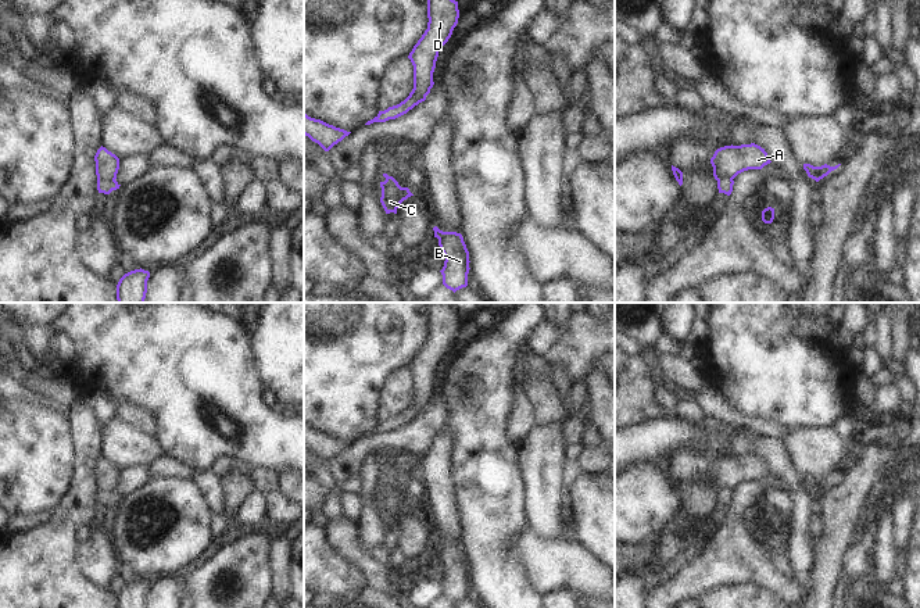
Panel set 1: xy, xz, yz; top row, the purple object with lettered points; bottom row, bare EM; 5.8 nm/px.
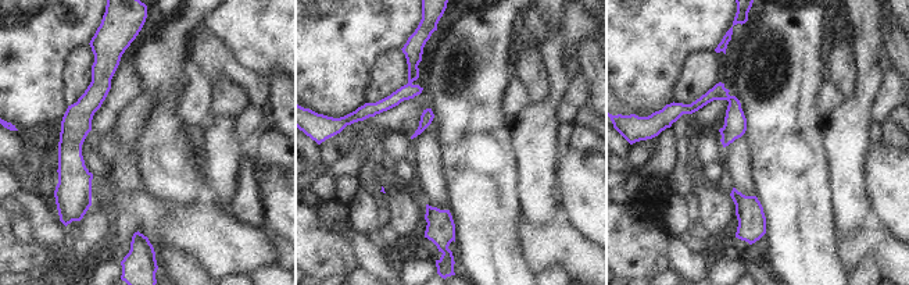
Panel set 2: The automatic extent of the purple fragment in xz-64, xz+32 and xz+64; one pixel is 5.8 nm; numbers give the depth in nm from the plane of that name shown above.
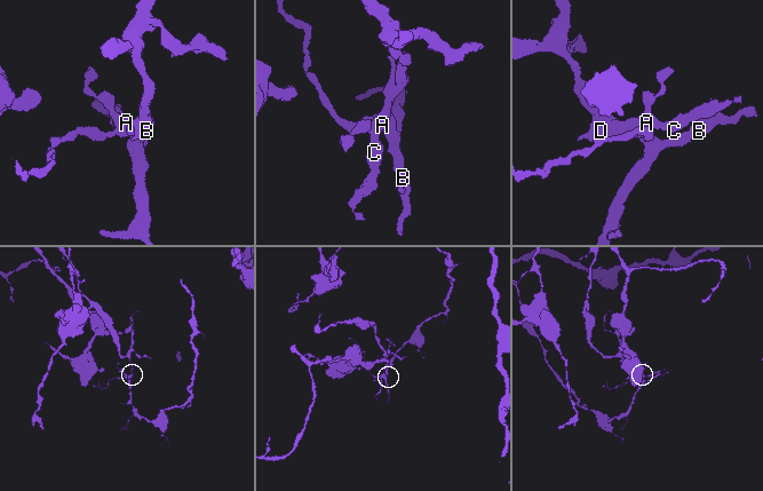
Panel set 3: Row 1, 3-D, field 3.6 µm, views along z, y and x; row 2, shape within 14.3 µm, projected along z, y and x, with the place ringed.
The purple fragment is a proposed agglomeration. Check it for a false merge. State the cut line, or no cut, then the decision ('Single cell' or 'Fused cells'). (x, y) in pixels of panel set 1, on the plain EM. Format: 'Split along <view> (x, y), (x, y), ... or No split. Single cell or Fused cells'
Split along xy (97, 489), (114, 492). Fused cells.

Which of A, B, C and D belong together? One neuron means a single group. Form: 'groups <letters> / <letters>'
groups A C D / B

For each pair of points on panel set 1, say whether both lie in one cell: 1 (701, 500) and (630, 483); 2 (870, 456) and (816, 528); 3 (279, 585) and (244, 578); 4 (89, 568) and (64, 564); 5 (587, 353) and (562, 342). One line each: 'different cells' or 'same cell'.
1: different cells
2: different cells
3: different cells
4: different cells
5: same cell

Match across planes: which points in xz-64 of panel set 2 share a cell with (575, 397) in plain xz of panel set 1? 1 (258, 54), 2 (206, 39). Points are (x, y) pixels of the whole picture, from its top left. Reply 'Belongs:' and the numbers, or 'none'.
Belongs: 2

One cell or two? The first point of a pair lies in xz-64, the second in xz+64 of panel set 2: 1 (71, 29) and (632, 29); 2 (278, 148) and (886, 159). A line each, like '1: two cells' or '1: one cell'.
1: one cell
2: two cells

